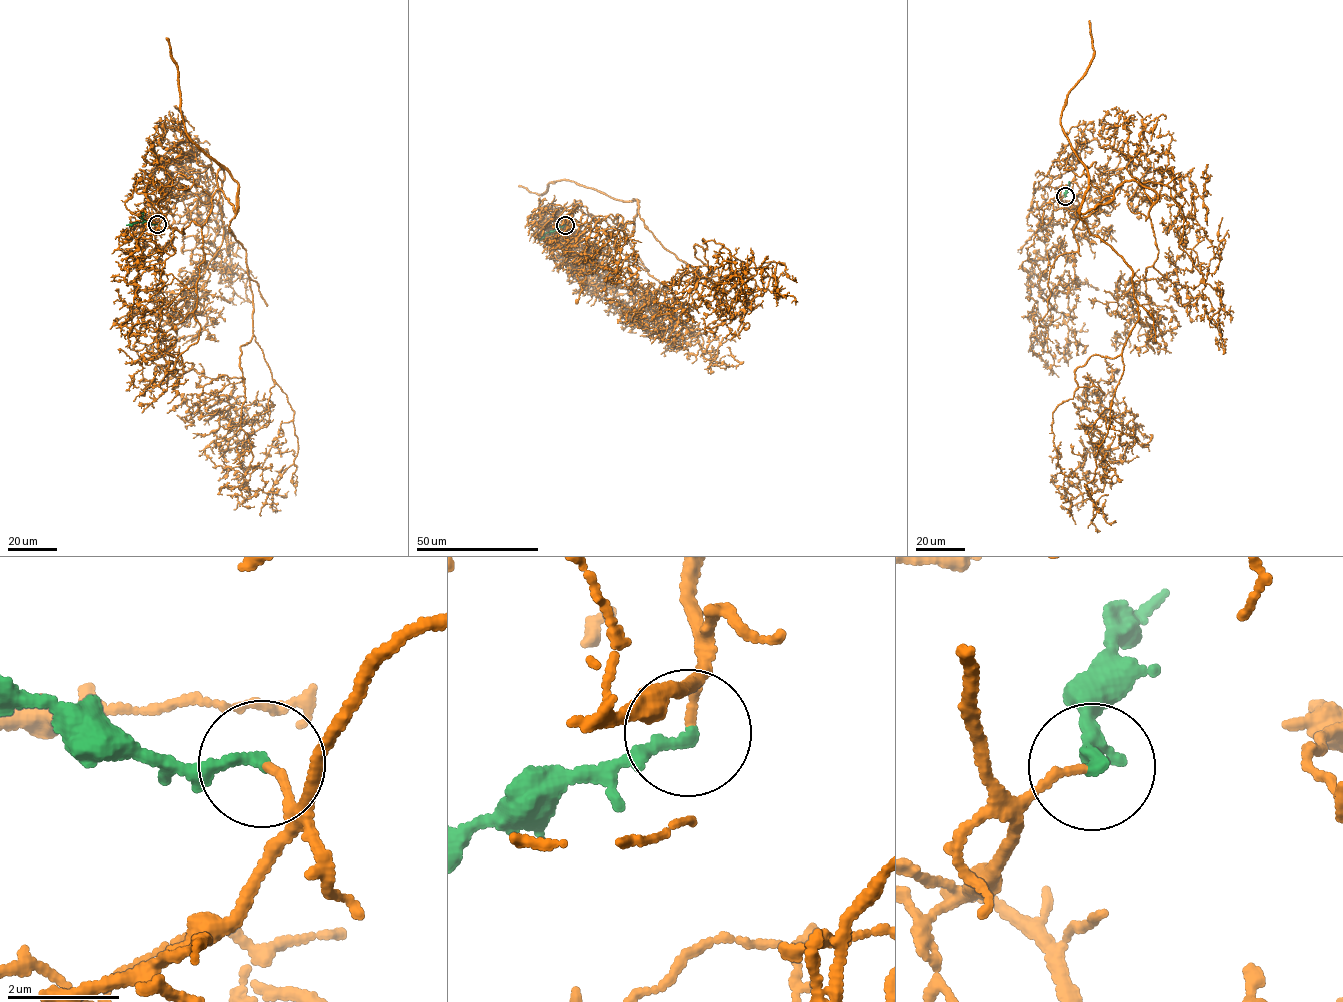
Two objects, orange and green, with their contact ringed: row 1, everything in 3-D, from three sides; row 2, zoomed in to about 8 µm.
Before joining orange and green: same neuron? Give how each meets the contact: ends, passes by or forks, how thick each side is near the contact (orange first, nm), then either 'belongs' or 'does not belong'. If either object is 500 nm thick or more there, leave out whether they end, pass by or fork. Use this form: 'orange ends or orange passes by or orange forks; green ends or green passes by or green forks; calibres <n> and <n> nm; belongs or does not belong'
orange ends; green ends; calibres 140 and 220 nm; belongs

